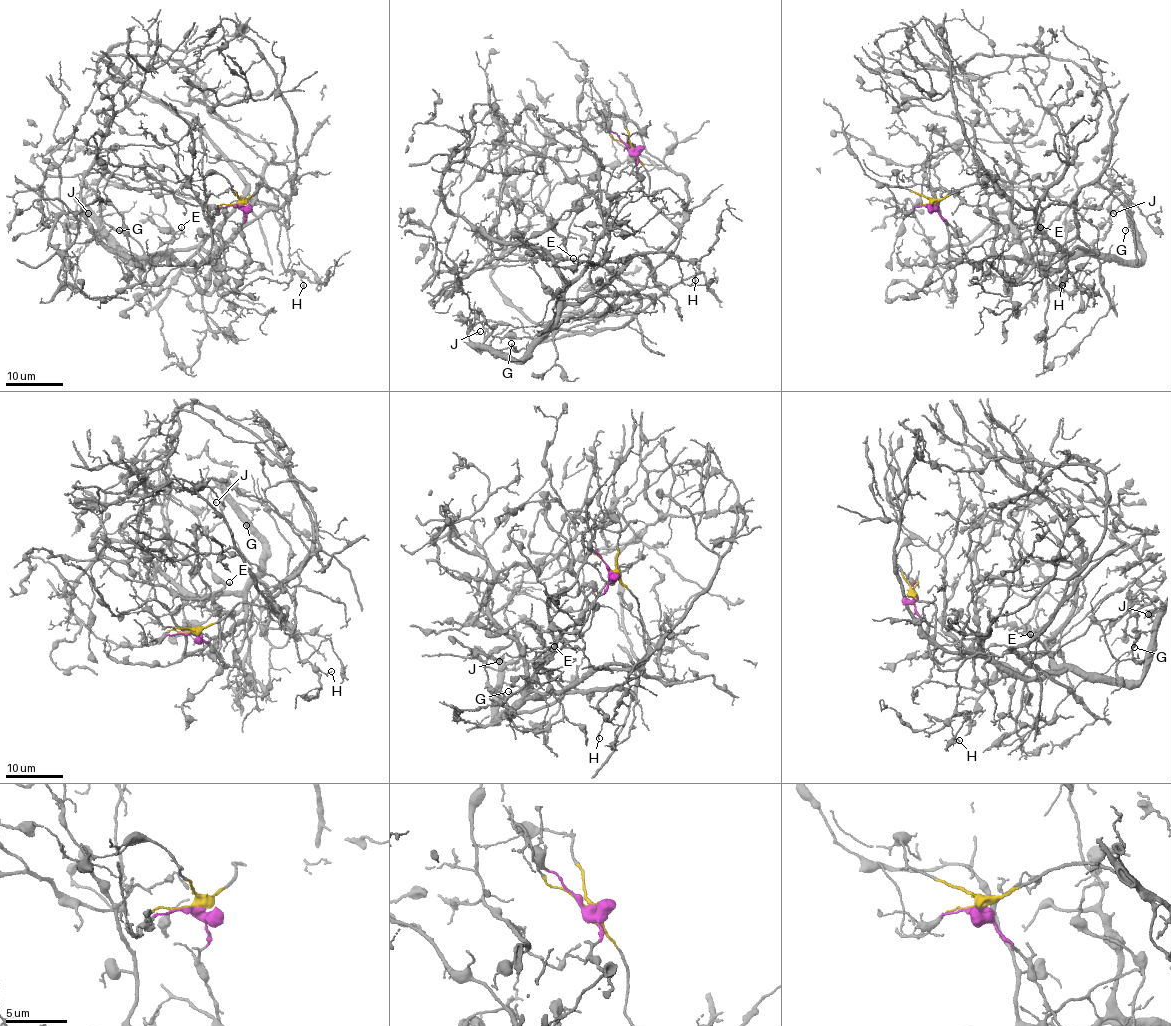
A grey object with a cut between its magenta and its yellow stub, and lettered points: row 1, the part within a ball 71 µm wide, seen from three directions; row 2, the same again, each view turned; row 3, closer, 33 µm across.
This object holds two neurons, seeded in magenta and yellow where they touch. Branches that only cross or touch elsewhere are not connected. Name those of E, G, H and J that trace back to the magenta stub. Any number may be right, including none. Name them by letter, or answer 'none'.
E, G, J

